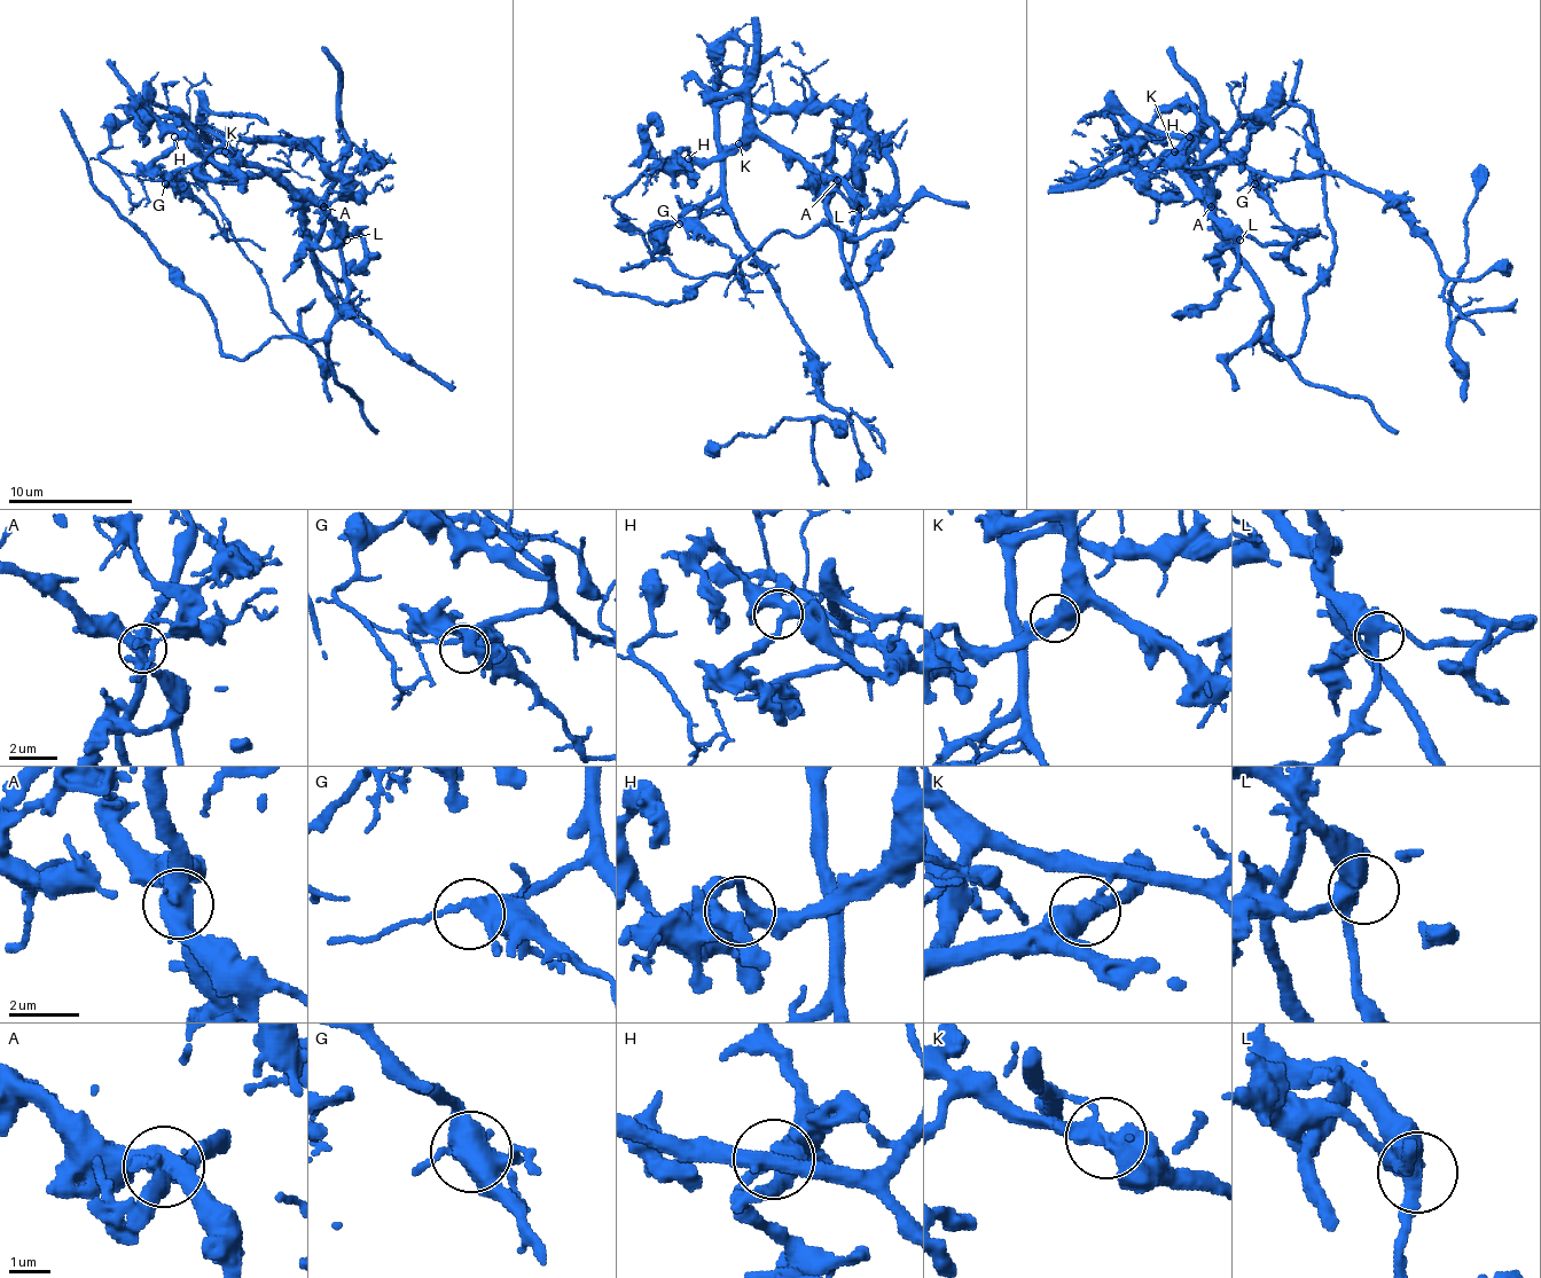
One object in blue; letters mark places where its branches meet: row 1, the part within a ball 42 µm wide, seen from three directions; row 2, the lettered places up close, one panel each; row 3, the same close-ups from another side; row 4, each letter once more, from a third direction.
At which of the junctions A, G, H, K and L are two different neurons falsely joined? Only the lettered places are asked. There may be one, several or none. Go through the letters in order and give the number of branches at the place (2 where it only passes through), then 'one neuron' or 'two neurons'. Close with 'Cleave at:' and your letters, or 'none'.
A: 3 | two neurons
G: 3 | one neuron
H: 3 | one neuron
K: 3 | two neurons
L: 4 | one neuron
Cleave at: A, K

